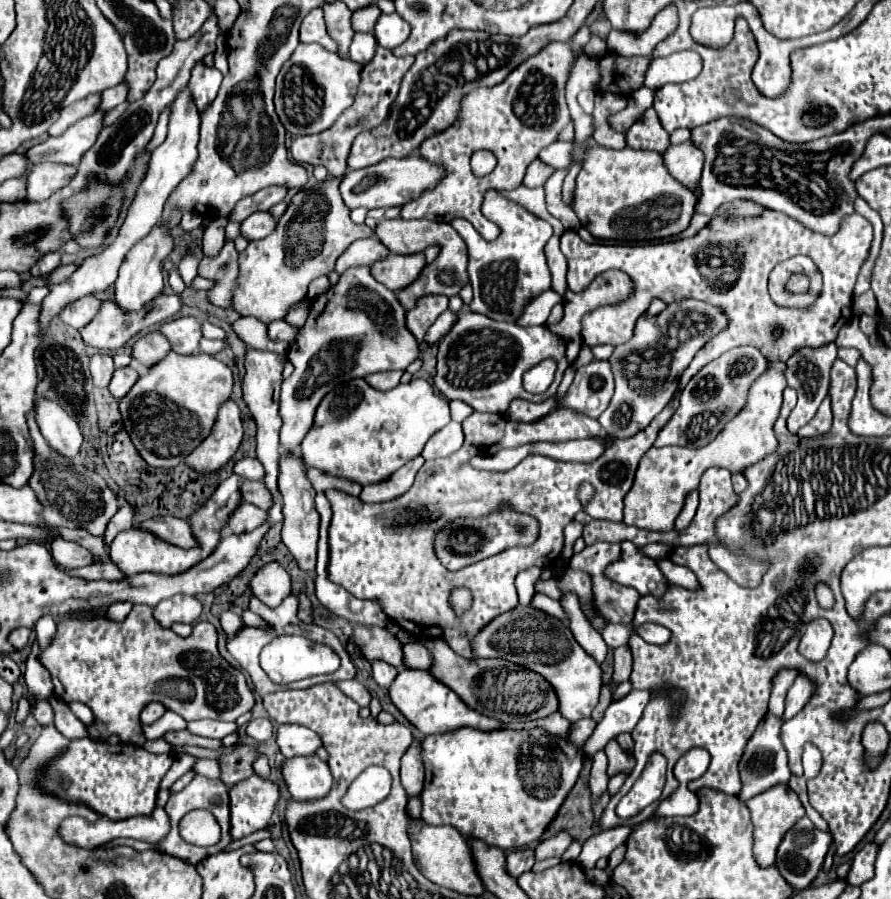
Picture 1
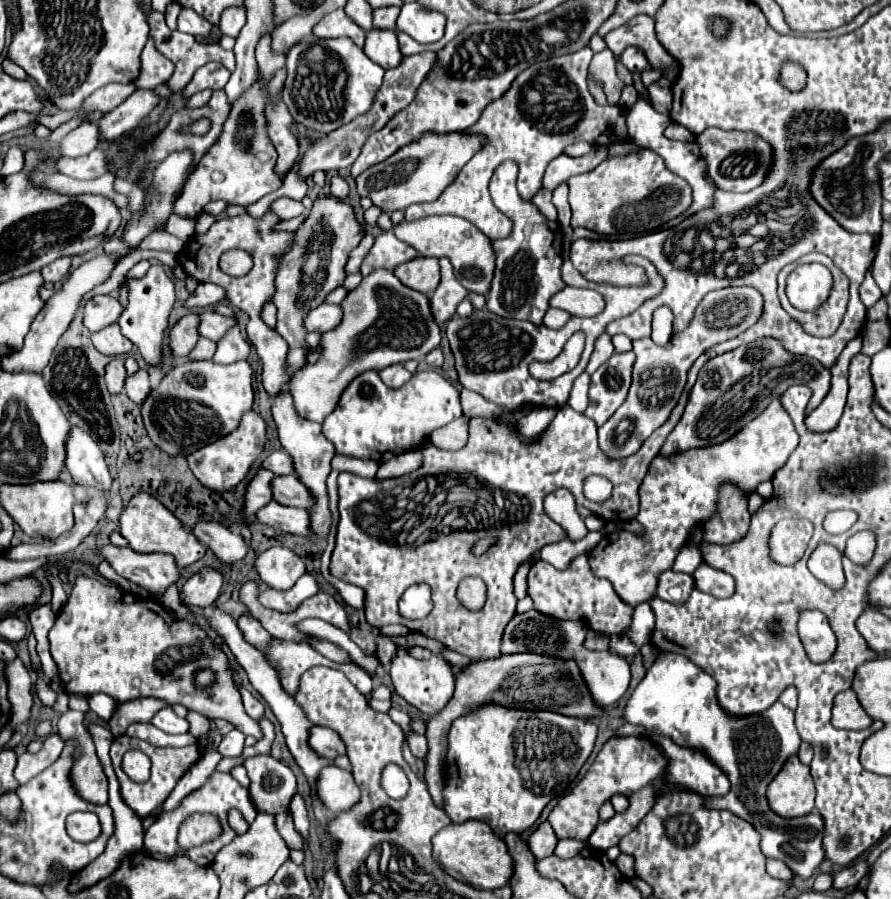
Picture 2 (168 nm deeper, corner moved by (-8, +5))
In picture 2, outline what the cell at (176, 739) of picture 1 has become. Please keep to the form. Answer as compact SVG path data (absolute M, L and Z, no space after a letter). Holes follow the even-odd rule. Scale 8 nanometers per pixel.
M171 706L163 708L161 712L157 712L155 718L151 720L151 724L157 726L159 730L167 732L167 734L185 734L185 732L189 732L189 722L183 720L183 718L179 718L179 716L171 710Z

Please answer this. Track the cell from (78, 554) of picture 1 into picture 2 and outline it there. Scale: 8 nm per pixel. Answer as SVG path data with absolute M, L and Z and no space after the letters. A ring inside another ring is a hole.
M113 544L103 546L99 554L119 576L143 586L151 592L151 596L179 580L179 568L169 554L139 554L131 548L117 548Z

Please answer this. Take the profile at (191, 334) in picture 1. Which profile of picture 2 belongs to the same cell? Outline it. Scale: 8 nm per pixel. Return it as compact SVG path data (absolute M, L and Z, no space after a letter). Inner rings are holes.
M205 310L205 312L201 312L199 336L217 342L233 324L235 324L233 318L225 318L225 316L221 316L221 314L213 312L213 310Z

